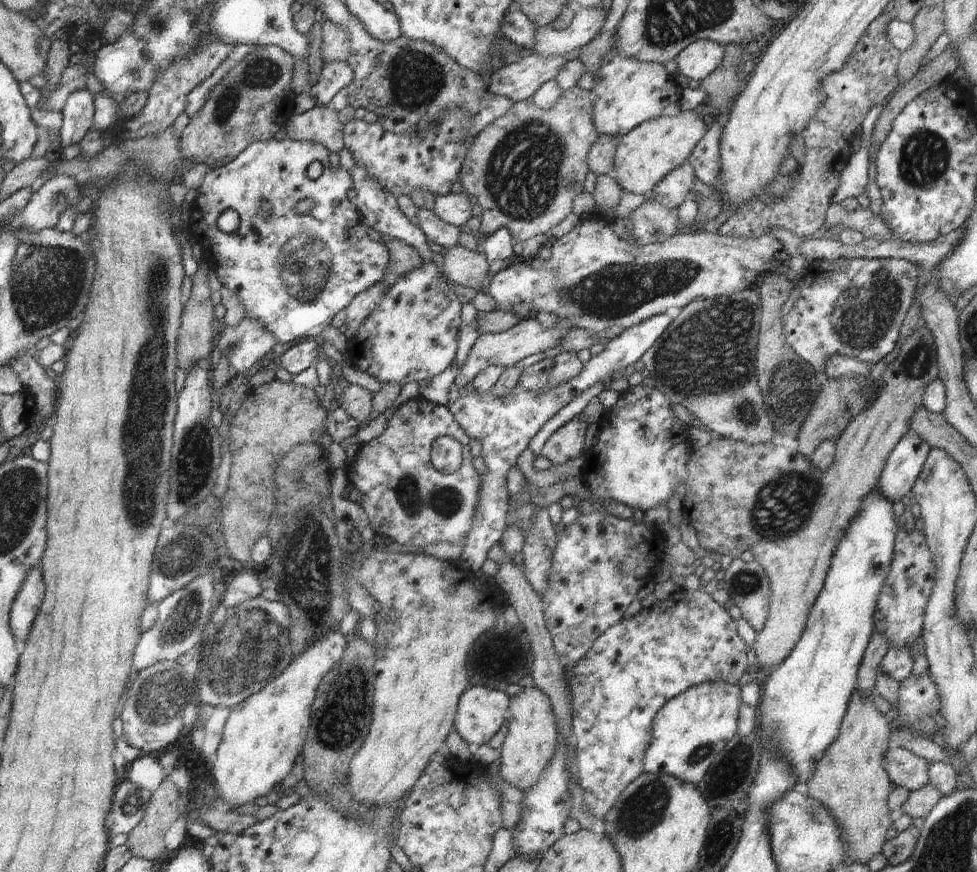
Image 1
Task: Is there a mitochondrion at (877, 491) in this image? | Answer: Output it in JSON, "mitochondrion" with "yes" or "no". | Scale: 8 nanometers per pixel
{"mitochondrion":"no"}

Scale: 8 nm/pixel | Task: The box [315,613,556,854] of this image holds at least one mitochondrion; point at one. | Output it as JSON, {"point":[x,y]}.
{"point":[481,660]}

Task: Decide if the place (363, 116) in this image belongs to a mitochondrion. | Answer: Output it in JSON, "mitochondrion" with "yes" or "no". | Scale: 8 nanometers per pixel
{"mitochondrion":"no"}

